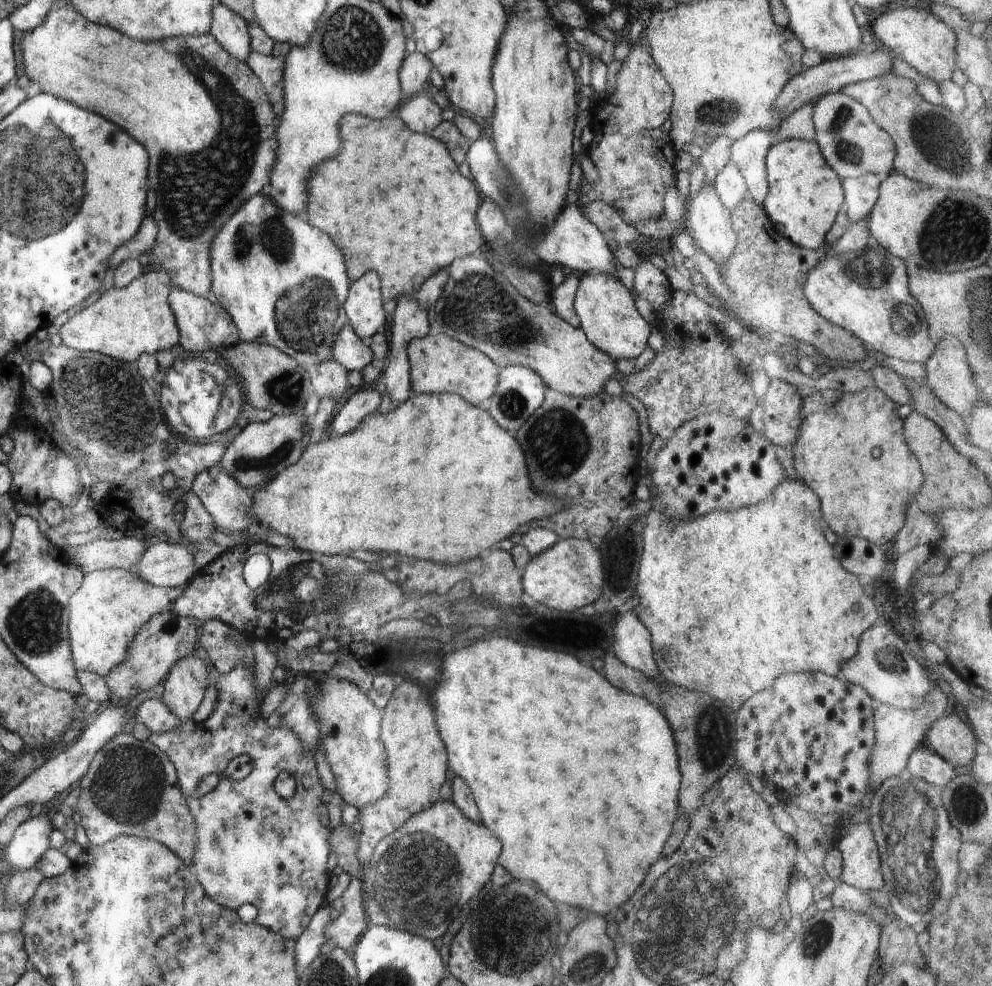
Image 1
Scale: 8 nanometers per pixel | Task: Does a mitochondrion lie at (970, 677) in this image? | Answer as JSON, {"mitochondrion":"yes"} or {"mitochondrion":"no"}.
{"mitochondrion":"no"}

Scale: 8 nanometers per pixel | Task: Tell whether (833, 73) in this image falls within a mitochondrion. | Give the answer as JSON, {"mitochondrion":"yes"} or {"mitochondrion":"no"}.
{"mitochondrion":"no"}

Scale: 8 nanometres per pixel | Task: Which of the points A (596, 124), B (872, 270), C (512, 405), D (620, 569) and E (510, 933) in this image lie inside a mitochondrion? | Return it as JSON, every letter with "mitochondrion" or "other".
{"A":"other","B":"mitochondrion","C":"mitochondrion","D":"mitochondrion","E":"mitochondrion"}

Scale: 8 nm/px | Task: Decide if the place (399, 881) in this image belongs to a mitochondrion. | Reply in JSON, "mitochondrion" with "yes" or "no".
{"mitochondrion":"yes"}

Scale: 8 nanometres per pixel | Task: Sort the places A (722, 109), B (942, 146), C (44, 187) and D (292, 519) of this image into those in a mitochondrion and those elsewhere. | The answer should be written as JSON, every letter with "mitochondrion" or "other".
{"A":"mitochondrion","B":"mitochondrion","C":"mitochondrion","D":"other"}

